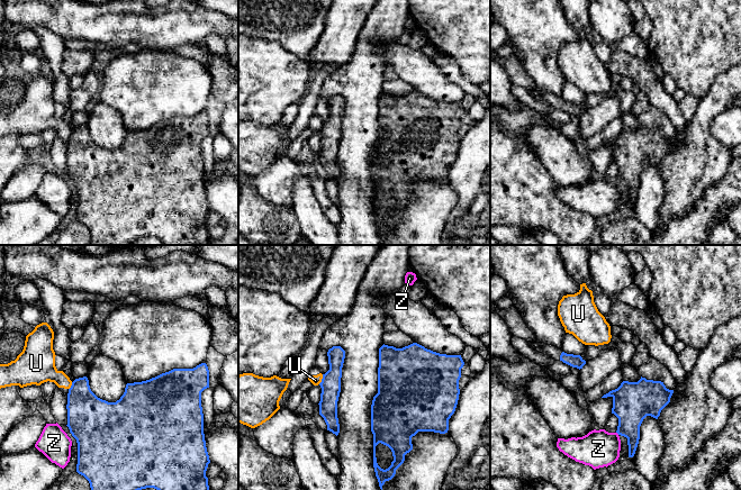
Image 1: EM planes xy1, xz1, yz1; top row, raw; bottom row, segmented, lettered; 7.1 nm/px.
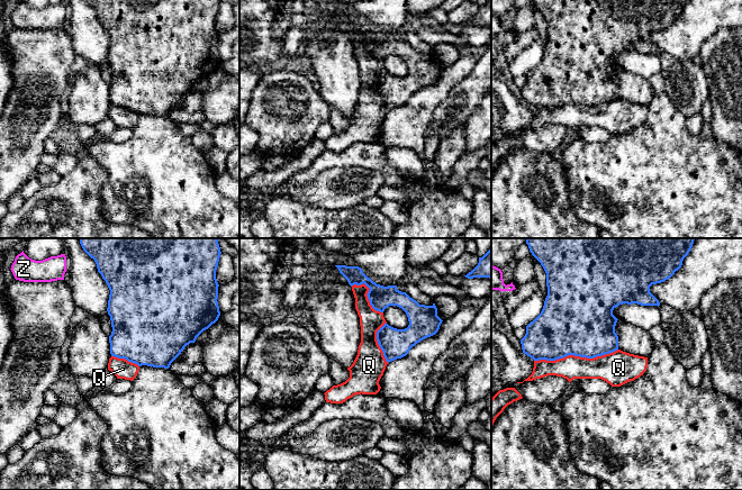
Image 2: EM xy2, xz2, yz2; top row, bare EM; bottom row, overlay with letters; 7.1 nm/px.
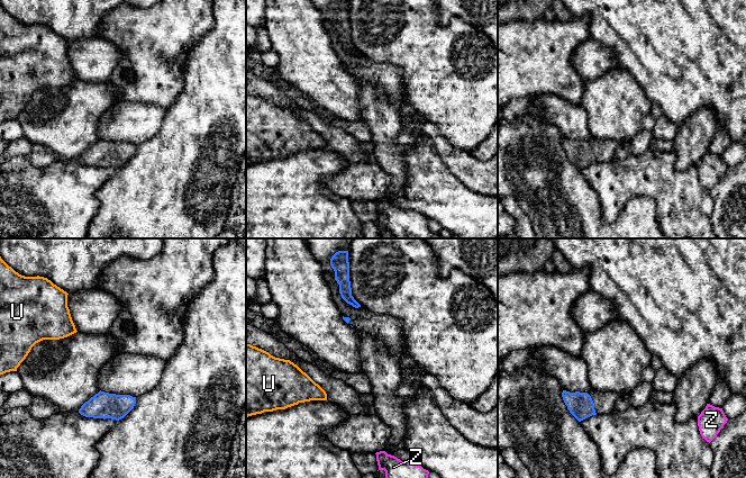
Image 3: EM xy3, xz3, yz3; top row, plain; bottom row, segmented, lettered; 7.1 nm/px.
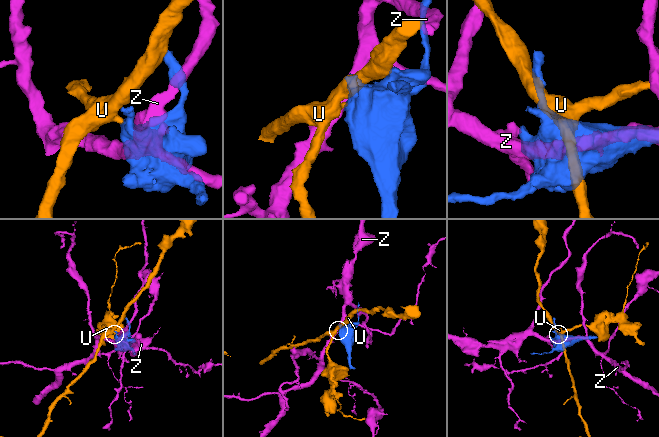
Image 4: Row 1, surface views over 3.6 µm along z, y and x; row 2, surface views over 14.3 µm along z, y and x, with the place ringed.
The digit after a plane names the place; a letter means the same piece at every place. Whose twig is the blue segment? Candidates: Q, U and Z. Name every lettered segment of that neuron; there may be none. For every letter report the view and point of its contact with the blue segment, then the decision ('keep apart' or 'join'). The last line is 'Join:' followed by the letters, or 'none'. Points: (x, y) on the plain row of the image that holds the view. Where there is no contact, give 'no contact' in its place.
Q: yz2 (576, 103) | keep apart
U: xz1 (322, 127) | keep apart
Z: yz1 (617, 181) | keep apart
Join: none

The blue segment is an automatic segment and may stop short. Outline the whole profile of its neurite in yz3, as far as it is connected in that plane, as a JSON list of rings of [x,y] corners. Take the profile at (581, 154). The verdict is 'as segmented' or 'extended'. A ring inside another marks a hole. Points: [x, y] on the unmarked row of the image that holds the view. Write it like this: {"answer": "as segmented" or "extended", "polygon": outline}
{"answer": "extended", "polygon": [[[563,138],[563,148],[570,161],[579,169],[583,169],[592,163],[609,162],[615,157],[618,146],[629,147],[627,142],[601,141],[590,138],[589,141],[570,141]]]}

